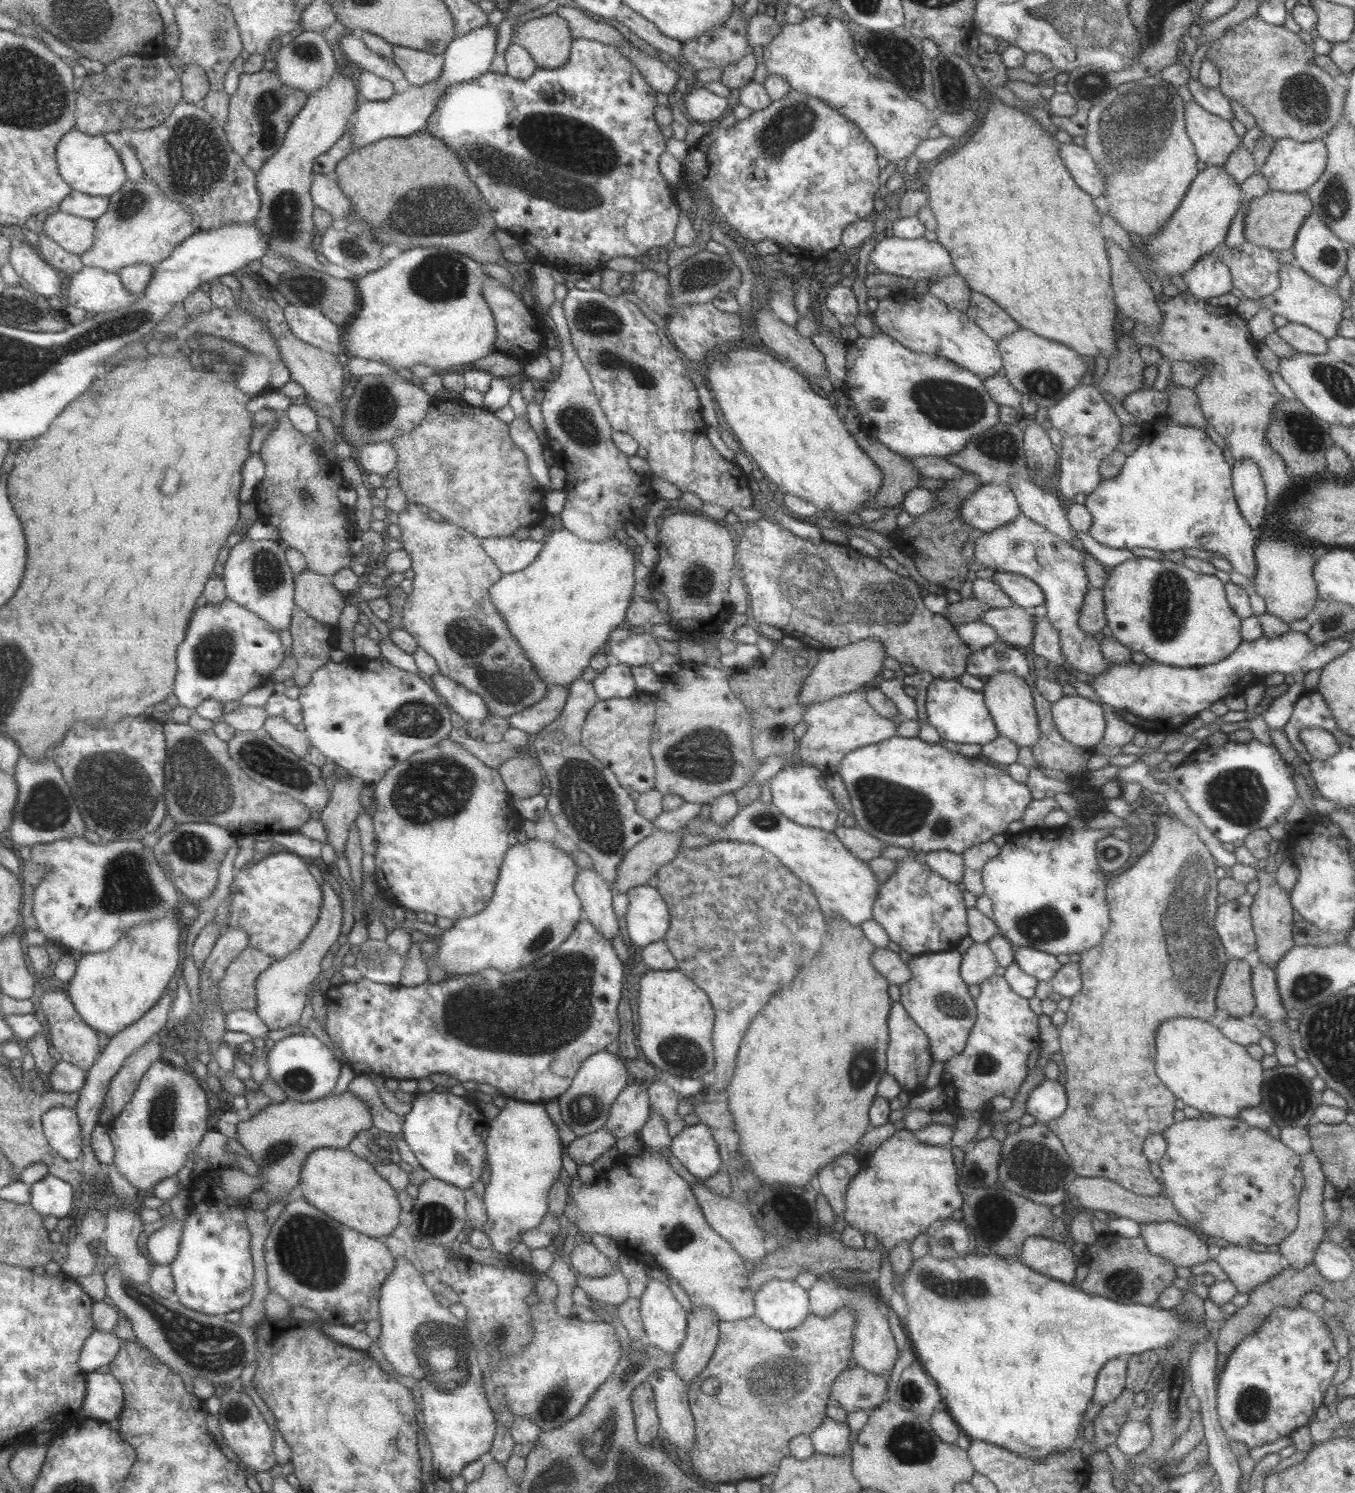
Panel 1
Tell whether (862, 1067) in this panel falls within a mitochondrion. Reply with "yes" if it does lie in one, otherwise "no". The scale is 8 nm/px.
yes

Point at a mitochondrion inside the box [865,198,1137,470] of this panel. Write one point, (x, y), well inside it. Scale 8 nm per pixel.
(952, 405)

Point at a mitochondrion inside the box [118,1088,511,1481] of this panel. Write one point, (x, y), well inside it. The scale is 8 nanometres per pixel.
(307, 1248)

